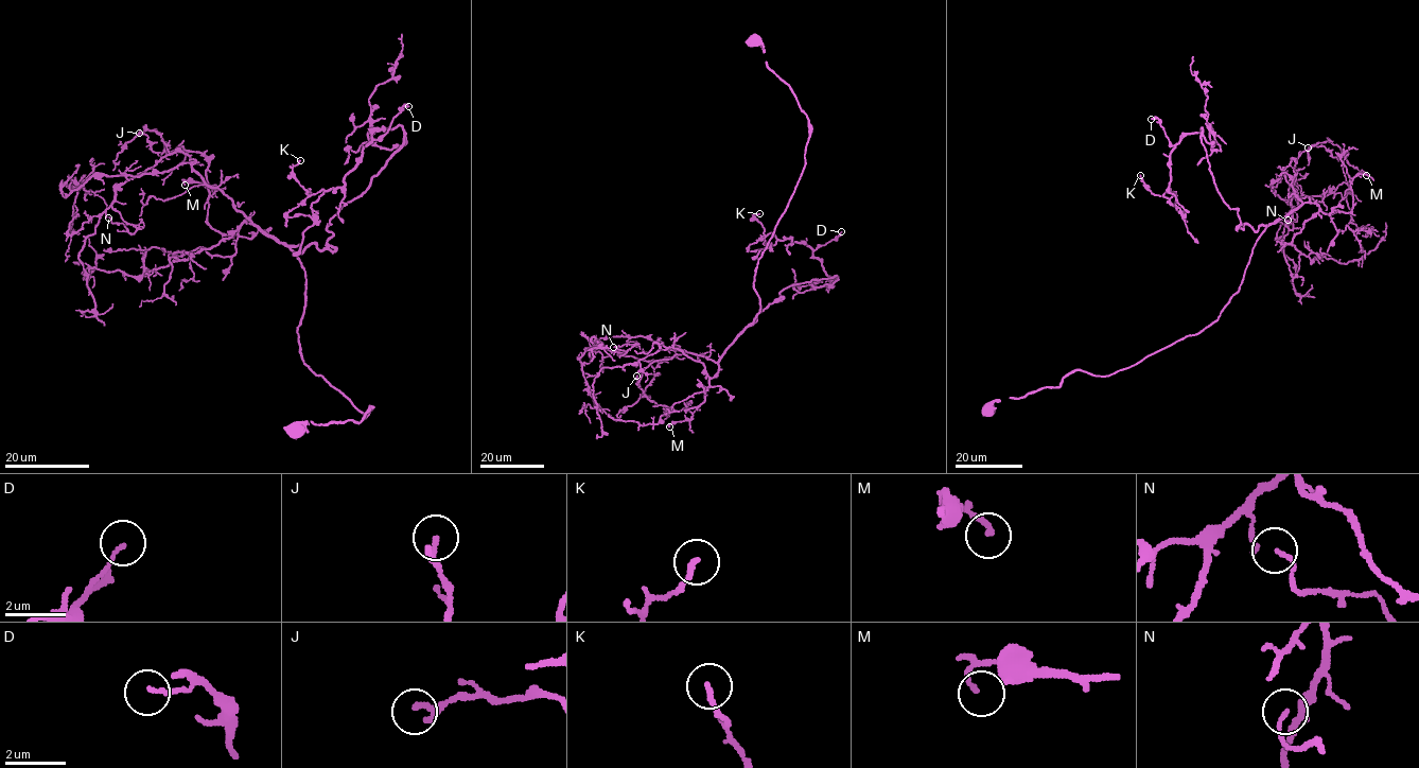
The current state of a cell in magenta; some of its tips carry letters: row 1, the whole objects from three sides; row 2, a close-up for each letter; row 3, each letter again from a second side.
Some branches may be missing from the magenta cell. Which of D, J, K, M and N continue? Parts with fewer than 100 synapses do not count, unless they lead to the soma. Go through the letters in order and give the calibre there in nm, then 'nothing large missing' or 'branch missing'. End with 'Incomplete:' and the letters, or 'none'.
D: 120 nm thick; nothing large missing
J: 180 nm thick; nothing large missing
K: 170 nm thick; nothing large missing
M: 150 nm thick; nothing large missing
N: 120 nm thick; nothing large missing
Incomplete: none

